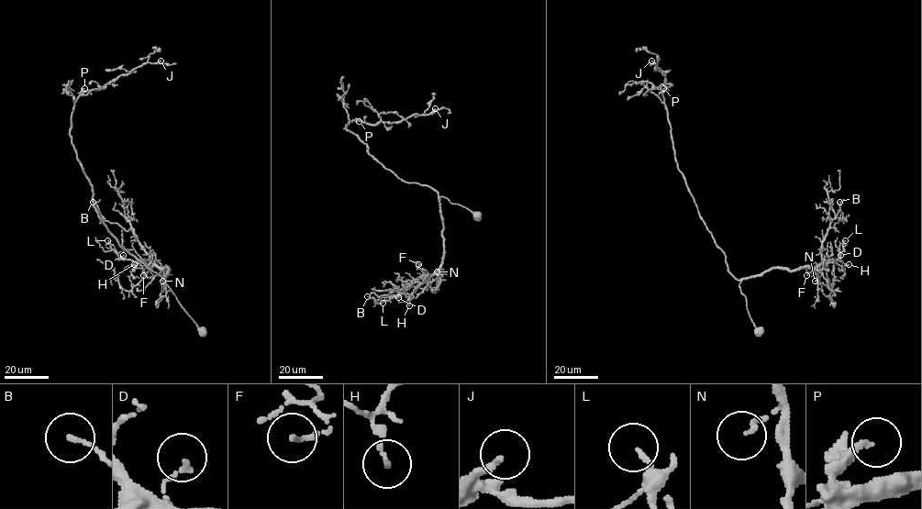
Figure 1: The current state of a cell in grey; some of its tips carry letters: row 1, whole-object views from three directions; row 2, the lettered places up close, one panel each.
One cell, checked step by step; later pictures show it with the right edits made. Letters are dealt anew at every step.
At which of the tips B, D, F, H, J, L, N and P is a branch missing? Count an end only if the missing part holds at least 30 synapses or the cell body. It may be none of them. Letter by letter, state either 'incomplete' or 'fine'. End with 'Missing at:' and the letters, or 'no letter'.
B: fine
D: fine
F: fine
H: fine
J: incomplete
L: fine
N: fine
P: fine
Missing at: J

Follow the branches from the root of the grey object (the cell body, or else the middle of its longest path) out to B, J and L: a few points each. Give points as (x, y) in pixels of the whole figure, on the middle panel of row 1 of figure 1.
B: (477, 215), (440, 197), (442, 265), (427, 279), (416, 279), (405, 293), (393, 292), (378, 300), (367, 296)
J: (477, 215), (439, 198), (428, 186), (401, 180), (344, 127), (355, 120), (401, 122), (435, 108)
L: (477, 215), (440, 197), (442, 265), (412, 293), (399, 293), (383, 303)

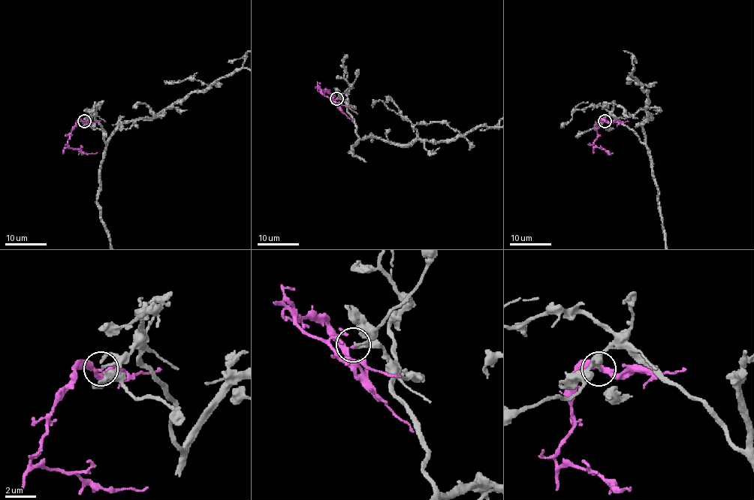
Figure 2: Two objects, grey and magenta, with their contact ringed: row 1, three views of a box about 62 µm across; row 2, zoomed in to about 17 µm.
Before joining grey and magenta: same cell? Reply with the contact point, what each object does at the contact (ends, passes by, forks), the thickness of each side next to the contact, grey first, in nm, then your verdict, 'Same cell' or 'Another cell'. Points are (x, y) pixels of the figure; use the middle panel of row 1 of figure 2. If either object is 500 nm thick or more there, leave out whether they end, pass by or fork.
Place: (336, 98). At the ring grey ends. At the ring magenta passes by. Thickness 130 nm (grey) against 220 nm. Another cell

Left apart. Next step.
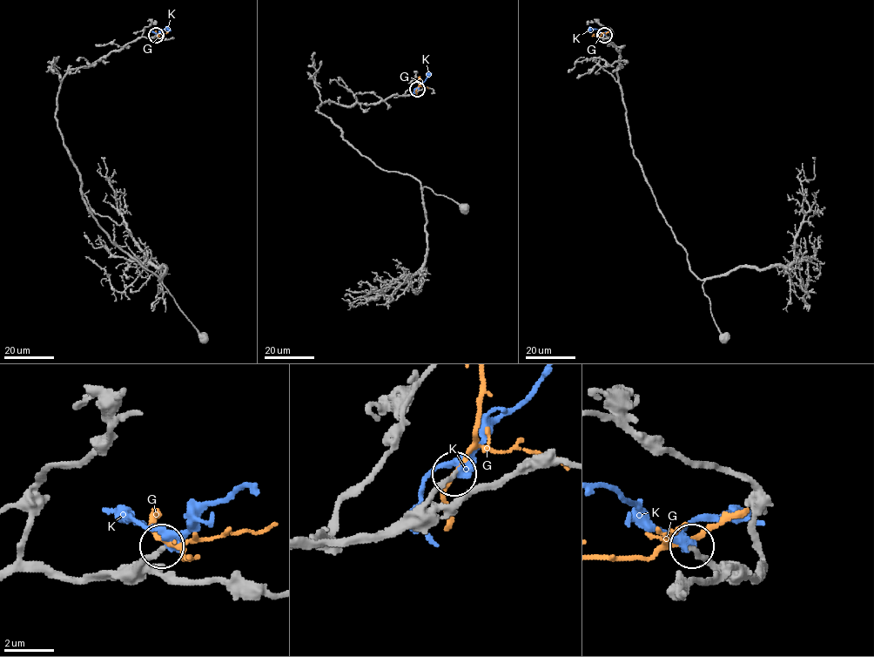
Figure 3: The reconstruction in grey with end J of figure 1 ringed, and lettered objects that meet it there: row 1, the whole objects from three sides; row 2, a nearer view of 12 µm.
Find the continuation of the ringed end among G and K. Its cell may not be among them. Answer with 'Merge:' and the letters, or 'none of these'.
Merge: K

